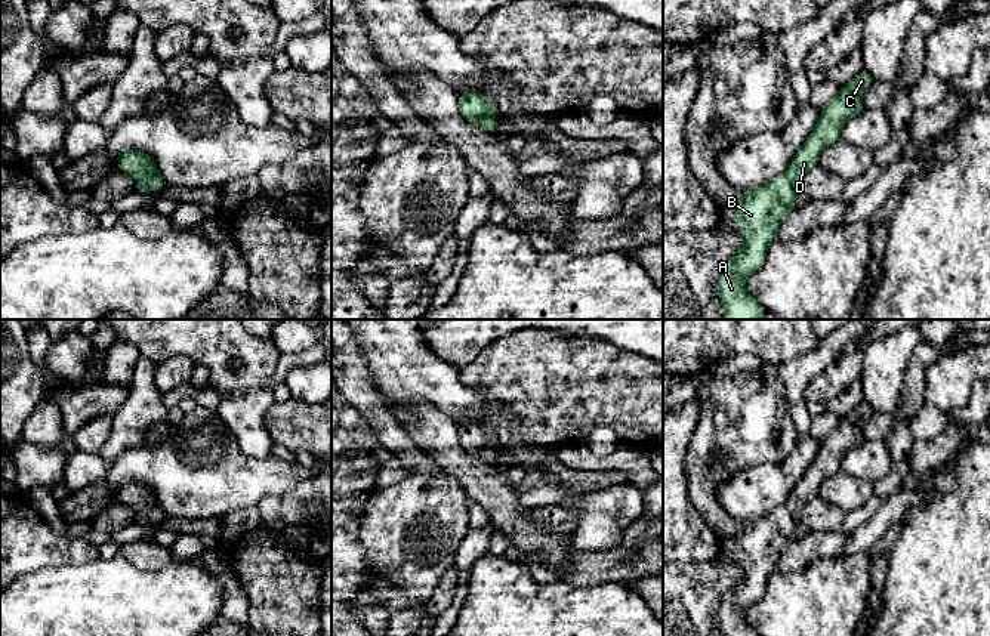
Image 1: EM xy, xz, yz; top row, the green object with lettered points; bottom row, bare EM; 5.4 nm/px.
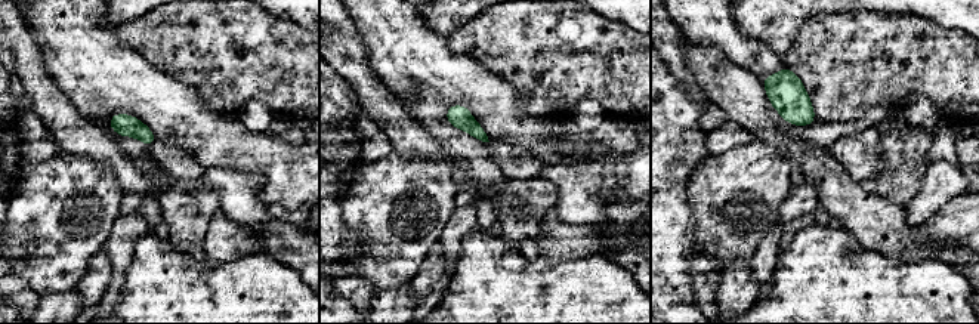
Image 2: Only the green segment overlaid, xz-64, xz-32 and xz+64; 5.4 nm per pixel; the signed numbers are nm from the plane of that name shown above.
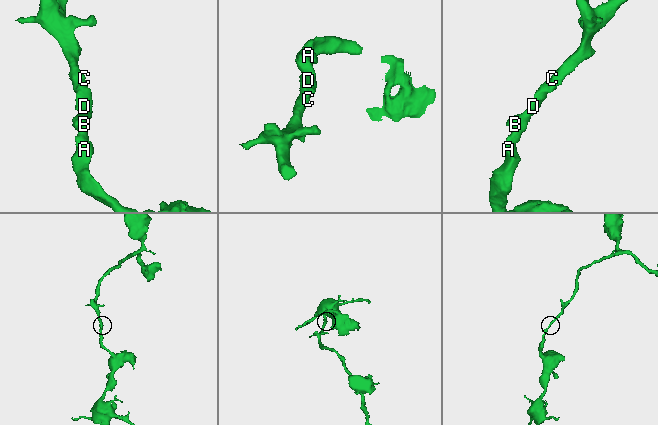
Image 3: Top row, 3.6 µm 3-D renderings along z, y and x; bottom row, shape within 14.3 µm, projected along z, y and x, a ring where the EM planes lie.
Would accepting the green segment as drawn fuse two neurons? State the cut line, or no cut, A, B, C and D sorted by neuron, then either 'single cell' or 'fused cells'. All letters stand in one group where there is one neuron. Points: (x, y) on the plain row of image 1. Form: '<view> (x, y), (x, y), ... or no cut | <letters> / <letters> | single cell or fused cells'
no cut | A B C D | single cell

